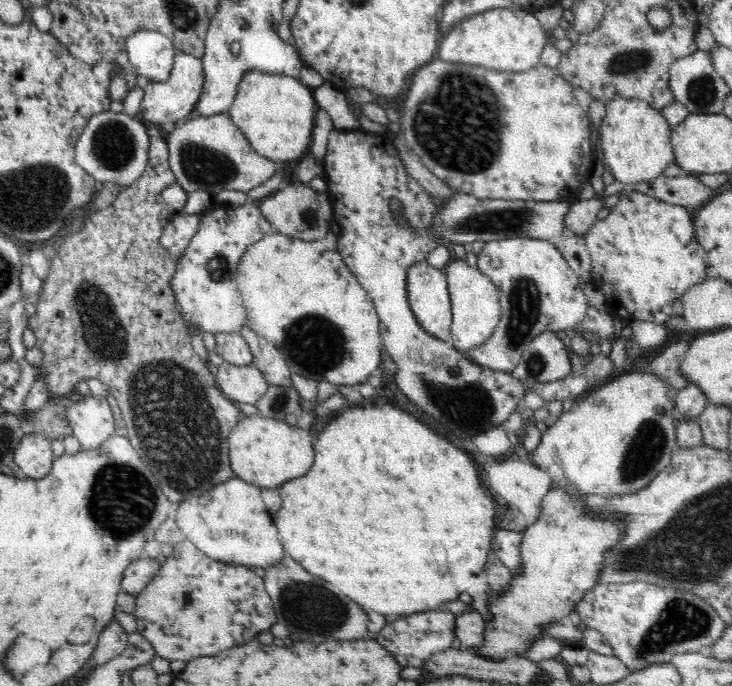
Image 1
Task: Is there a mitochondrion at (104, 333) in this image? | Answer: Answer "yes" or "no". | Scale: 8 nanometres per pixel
yes

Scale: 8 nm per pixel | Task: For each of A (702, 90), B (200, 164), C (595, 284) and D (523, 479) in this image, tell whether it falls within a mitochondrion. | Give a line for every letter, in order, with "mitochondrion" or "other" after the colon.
A: mitochondrion
B: mitochondrion
C: other
D: other

